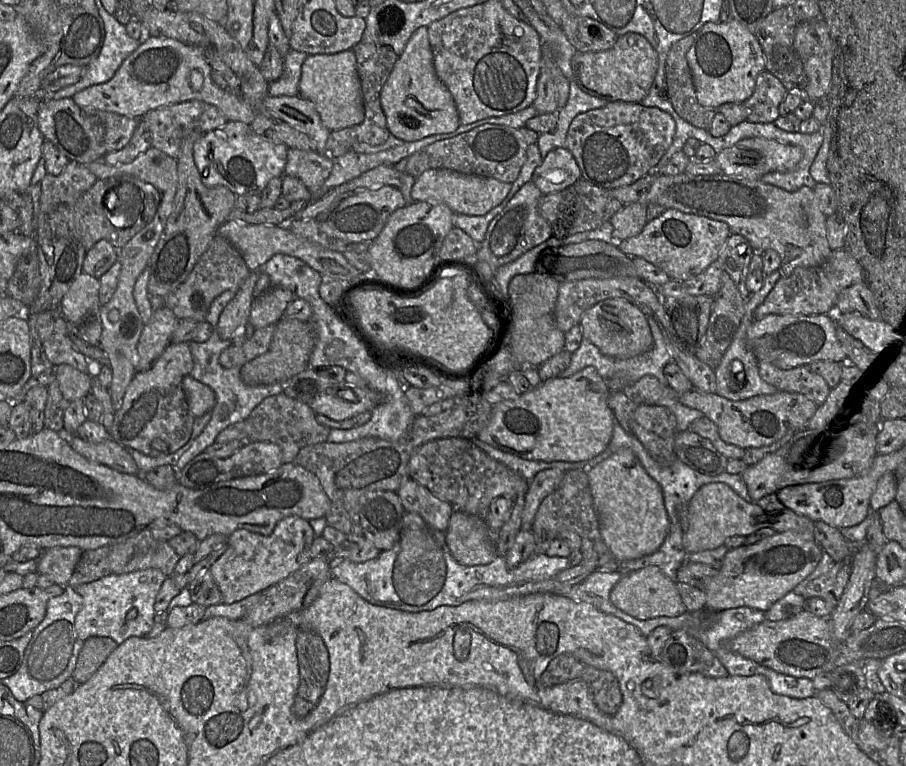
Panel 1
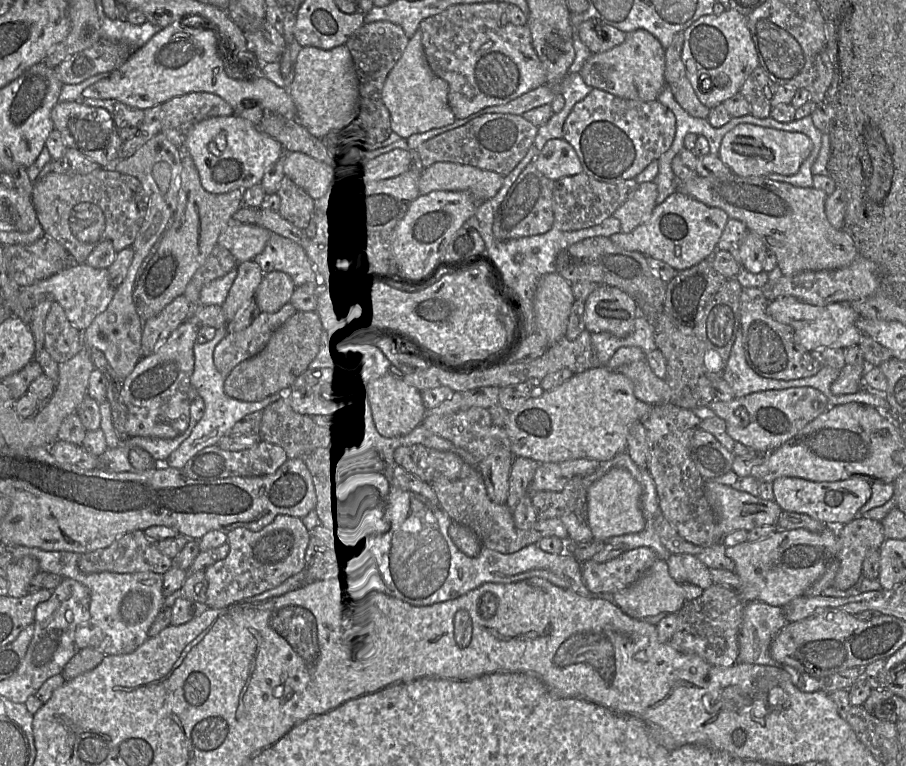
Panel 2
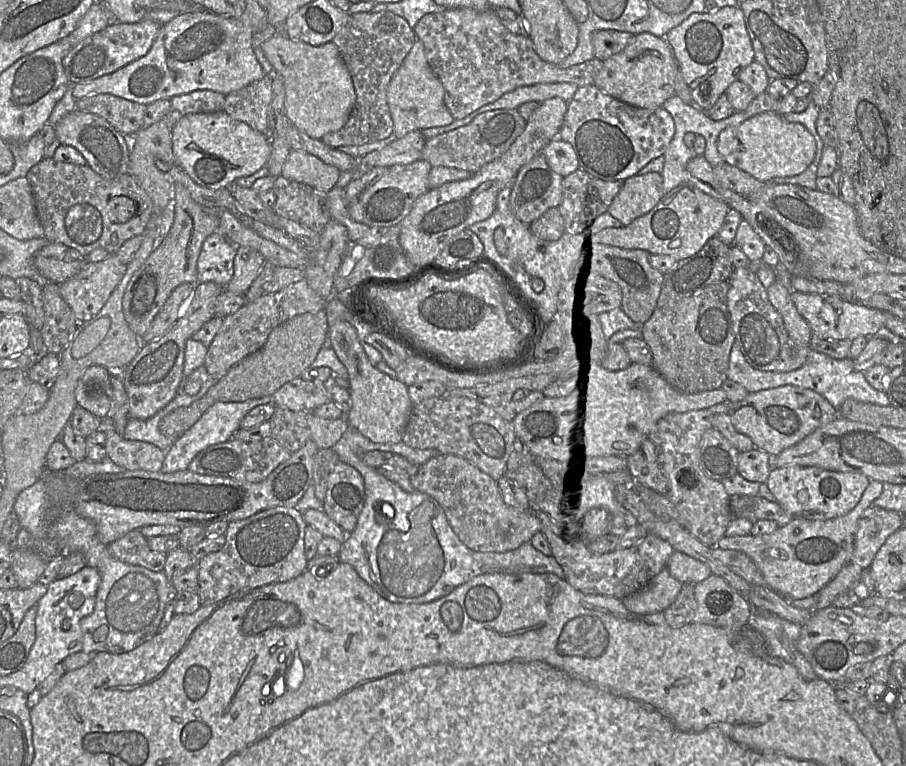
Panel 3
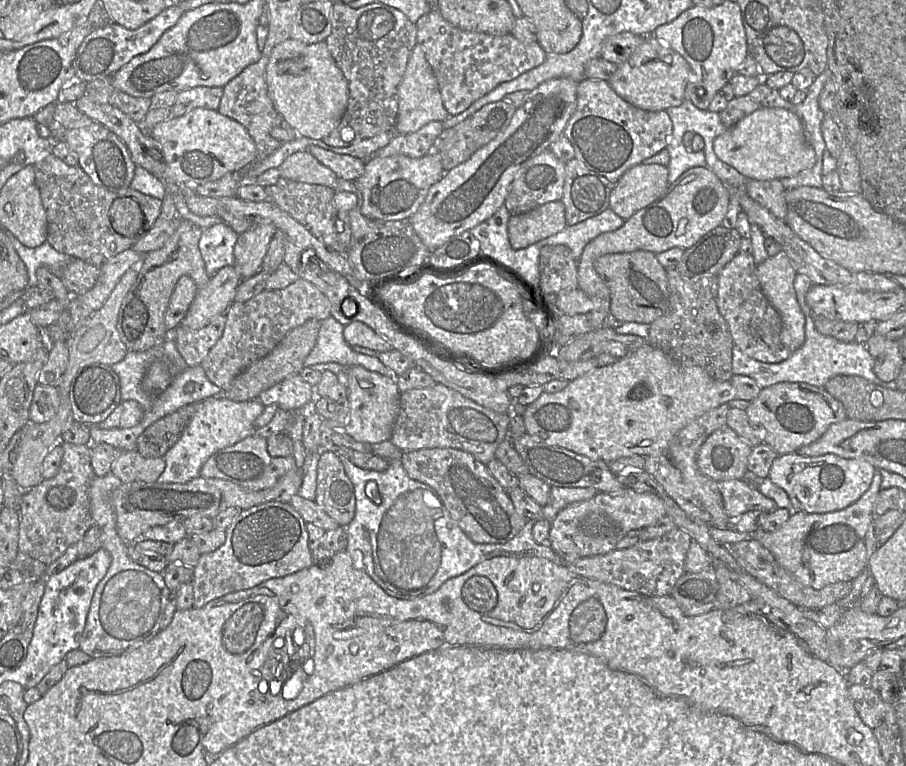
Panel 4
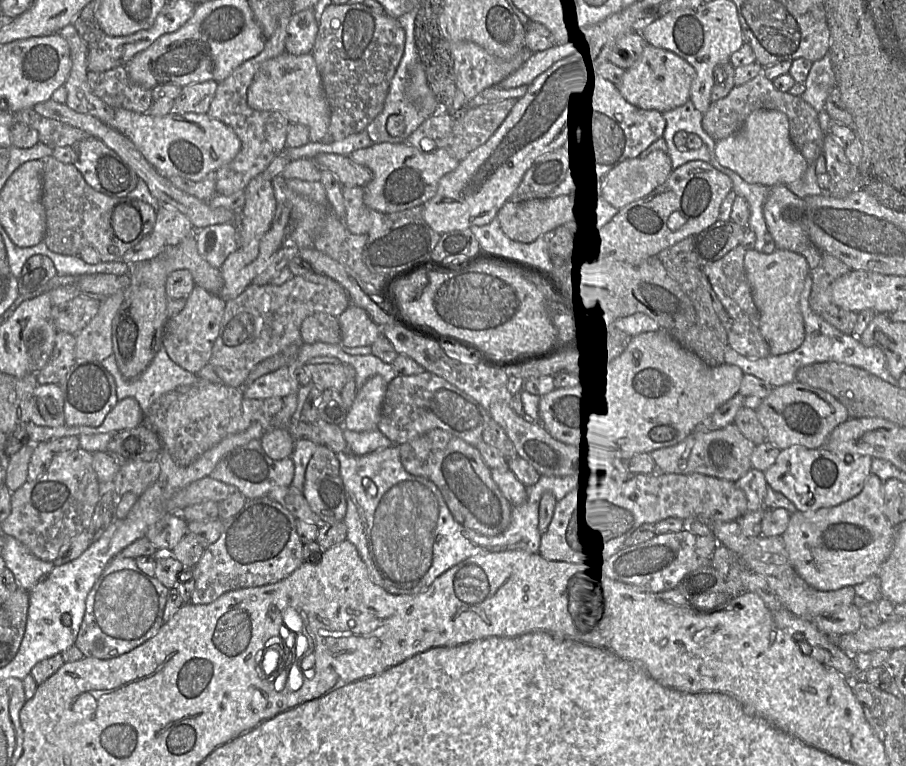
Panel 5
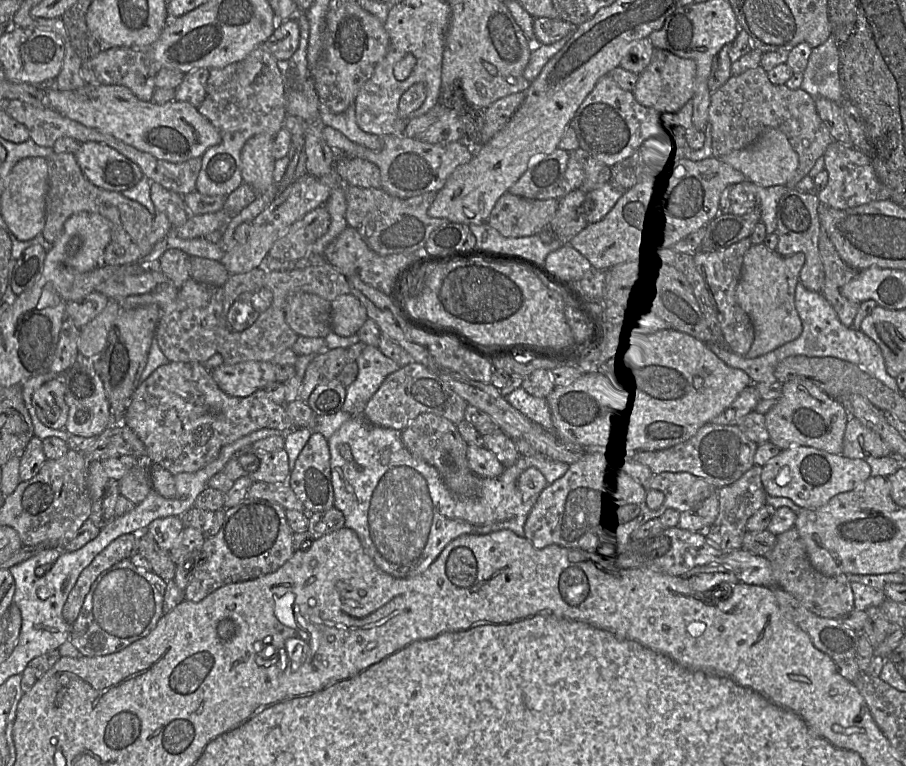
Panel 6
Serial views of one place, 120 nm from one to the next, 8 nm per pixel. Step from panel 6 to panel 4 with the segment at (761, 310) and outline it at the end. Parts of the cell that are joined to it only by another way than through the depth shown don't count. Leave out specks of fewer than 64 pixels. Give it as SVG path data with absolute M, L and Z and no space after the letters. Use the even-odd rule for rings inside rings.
M783 249L775 256L756 265L756 276L761 290L781 318L780 340L791 352L800 348L805 341L805 316L799 306L794 289L796 275L797 272Z

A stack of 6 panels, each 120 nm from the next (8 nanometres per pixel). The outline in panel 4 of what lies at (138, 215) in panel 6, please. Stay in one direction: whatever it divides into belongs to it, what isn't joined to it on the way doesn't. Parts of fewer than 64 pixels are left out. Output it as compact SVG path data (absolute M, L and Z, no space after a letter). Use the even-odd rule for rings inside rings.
M52 154L33 165L35 183L39 190L47 218L47 240L56 251L74 258L87 260L93 254L101 254L109 259L127 249L131 249L154 225L162 211L162 200L143 194L131 187L109 190L93 183L84 170L69 166ZM121 197L136 200L144 213L144 225L133 237L125 237L115 232L109 219L109 209L113 201Z

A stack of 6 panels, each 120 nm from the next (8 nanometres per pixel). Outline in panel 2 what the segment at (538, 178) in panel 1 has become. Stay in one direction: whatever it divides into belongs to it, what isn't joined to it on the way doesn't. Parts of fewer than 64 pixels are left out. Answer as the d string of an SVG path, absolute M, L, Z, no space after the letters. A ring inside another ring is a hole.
M563 139L549 140L533 162L552 181L583 172L574 148Z

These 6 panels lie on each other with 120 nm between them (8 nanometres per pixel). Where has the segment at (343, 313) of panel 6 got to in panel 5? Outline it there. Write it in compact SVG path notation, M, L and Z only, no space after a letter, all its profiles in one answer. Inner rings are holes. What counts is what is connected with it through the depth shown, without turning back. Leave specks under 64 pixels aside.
M350 304L338 318L341 344L345 347L372 346L381 336L379 326L361 307Z

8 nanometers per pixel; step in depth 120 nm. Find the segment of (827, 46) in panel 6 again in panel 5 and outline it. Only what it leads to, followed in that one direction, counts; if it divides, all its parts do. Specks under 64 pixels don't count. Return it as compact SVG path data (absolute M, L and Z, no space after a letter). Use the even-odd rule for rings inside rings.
M829 51L823 58L812 63L805 85L806 89L800 96L816 110L820 127L827 134L833 121L825 110L825 101L836 87Z

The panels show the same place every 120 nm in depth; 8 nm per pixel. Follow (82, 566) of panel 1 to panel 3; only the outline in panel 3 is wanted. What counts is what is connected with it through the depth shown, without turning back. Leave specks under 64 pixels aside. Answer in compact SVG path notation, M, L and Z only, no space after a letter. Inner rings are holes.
M133 530L107 546L110 555L121 562L142 566L154 572L164 569L167 555L151 550L139 530Z

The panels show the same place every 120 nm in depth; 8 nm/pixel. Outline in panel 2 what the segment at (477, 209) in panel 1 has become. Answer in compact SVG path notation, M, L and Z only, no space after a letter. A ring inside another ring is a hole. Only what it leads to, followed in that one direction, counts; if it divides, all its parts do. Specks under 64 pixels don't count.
M438 162L425 168L418 181L420 195L433 191L461 191L467 193L476 204L480 204L494 197L503 185L504 176L474 166L451 162Z

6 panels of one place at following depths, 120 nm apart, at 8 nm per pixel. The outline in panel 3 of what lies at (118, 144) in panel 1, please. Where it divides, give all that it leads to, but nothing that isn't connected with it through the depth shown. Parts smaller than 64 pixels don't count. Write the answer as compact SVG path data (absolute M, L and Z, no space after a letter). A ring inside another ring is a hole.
M93 94L77 99L76 108L104 118L131 140L142 128L146 106L112 94Z

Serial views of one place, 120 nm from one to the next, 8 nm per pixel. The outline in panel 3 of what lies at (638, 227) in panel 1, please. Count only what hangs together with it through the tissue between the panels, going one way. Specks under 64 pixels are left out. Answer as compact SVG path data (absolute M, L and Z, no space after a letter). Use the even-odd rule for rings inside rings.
M657 172L635 175L624 180L612 203L611 216L624 226L630 225L661 201L664 196L662 184L662 174Z

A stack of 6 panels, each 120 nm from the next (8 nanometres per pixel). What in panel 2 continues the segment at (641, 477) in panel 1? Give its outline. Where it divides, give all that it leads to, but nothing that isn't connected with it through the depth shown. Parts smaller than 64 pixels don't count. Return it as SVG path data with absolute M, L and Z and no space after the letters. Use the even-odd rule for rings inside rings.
M613 468L588 488L587 523L594 539L608 540L644 530L646 520L641 509L642 488L625 468Z

